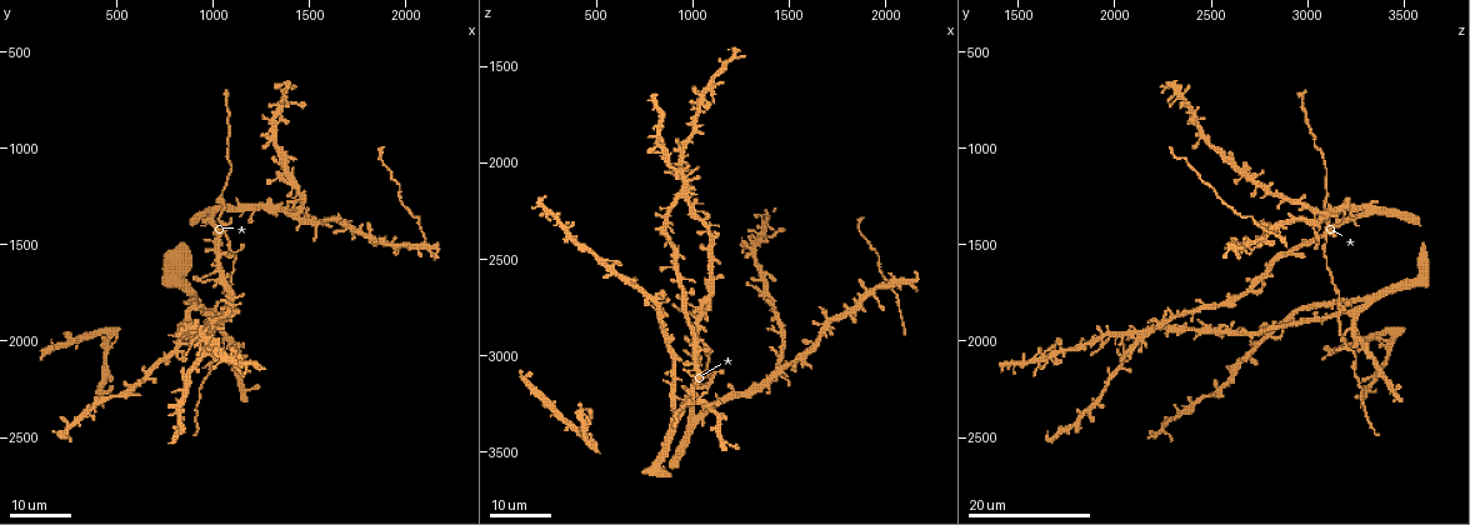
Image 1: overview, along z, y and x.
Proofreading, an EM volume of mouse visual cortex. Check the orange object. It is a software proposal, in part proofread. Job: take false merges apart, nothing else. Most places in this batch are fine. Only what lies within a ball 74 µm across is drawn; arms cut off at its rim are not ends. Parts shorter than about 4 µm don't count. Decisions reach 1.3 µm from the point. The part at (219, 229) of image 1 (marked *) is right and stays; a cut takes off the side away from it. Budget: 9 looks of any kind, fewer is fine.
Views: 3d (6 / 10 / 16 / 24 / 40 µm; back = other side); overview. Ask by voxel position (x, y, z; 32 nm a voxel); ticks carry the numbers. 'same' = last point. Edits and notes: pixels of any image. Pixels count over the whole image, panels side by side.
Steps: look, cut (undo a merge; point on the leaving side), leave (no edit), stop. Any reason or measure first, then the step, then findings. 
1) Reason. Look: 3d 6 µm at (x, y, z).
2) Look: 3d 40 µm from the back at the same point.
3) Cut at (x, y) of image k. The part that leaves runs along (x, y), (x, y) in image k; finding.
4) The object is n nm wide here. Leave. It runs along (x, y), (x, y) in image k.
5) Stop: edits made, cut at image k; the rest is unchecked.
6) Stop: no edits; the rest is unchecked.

Arms part here. Look: 3d 16 µm at (1030, 1640, 2810).

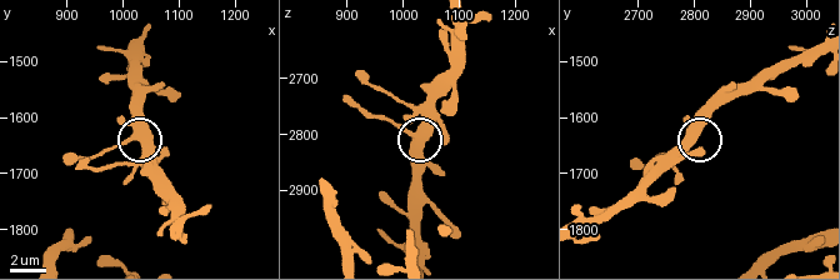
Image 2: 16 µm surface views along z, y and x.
Look: 3d 10 µm at the same point.

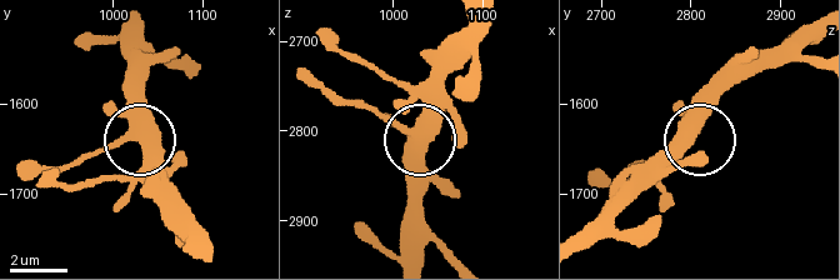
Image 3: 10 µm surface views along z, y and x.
The object is 430 nm wide here. Leave. It runs along (421, 256), (421, 141), (353, 100) in image 3; continuous, no second neuron.

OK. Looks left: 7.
Look: 3d 24 µm at (970, 1970, 2180).

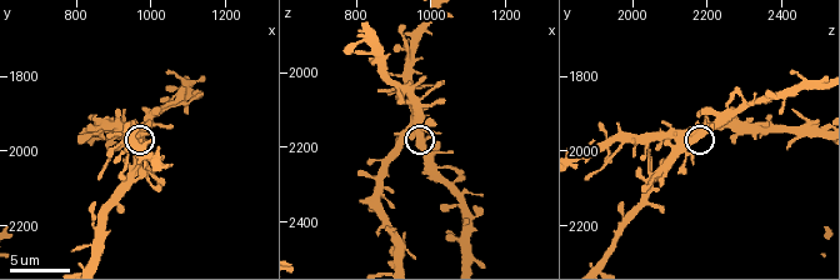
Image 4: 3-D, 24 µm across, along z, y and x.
Closer look. Look: 3d 10 µm at (980, 1960, 2170).

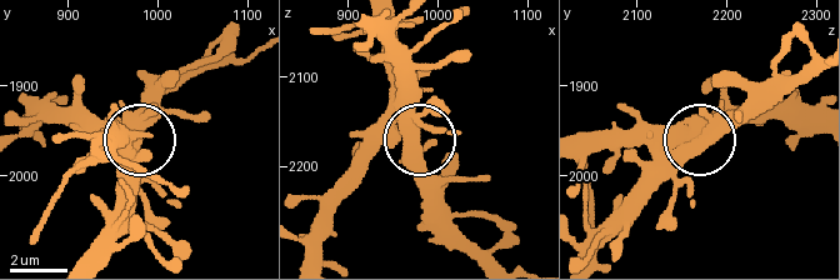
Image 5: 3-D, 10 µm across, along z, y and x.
The object is 500 nm wide here. Leave. Continuous, no second neuron.

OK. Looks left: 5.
Three arms meet. Look: 3d 16 µm at (1040, 1260, 3100).

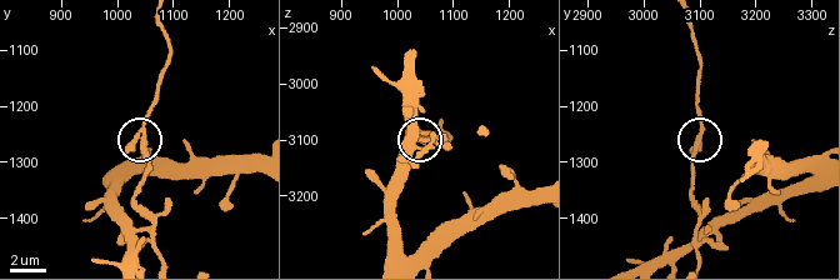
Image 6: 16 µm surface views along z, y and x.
Look: 3d 6 µm at (1045, 1250, 3100).

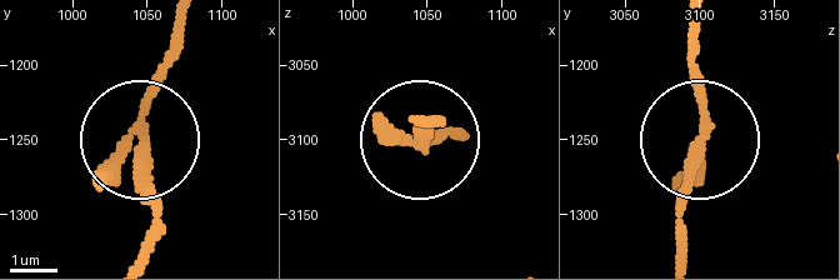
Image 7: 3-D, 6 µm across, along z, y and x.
Leave. It runs along (675, 259), (699, 139), (699, 20) in image 7; continuous, no second neuron.

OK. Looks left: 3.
Side arm on a straight run. Look: 3d 24 µm at (1960, 1530, 2730).

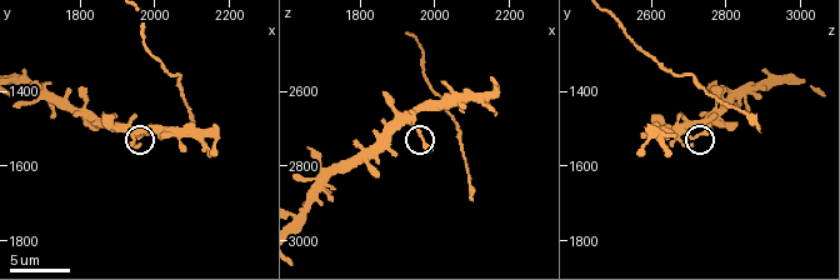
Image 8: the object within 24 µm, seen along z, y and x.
Look: 3d 10 µm at (1960, 1520, 2720).

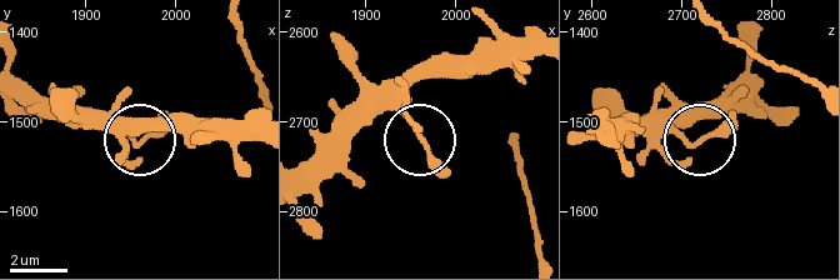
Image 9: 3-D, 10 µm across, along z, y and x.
3 arms meet here. Leave. One neuron here.

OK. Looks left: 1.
Stop: no edits; the rest is unchecked.

